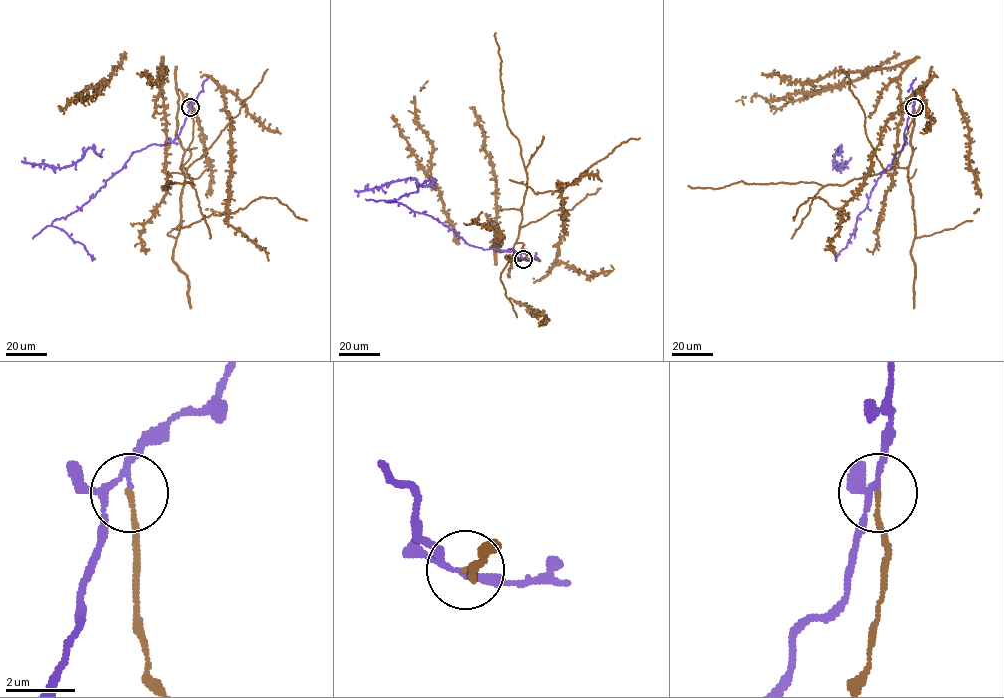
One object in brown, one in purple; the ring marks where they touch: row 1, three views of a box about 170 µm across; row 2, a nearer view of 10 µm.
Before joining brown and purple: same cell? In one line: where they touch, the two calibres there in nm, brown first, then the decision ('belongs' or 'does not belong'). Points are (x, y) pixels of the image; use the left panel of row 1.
(190, 107) | 140/130 nm | does not belong

